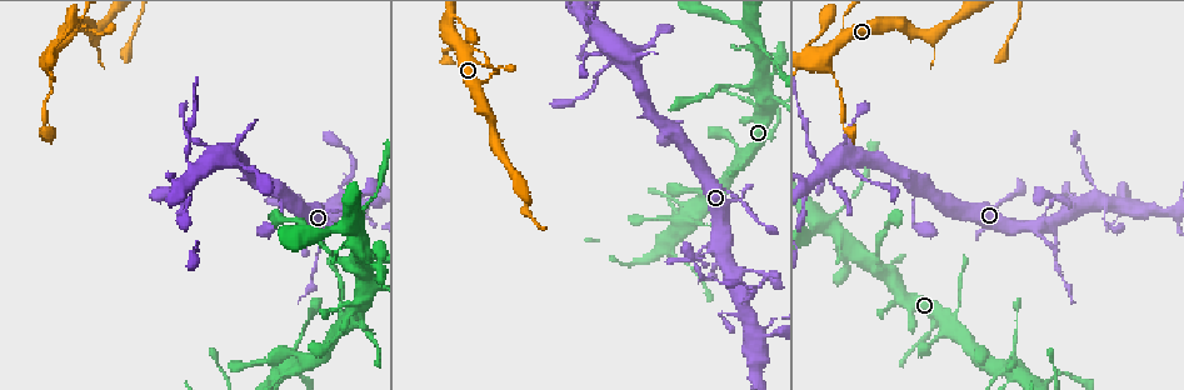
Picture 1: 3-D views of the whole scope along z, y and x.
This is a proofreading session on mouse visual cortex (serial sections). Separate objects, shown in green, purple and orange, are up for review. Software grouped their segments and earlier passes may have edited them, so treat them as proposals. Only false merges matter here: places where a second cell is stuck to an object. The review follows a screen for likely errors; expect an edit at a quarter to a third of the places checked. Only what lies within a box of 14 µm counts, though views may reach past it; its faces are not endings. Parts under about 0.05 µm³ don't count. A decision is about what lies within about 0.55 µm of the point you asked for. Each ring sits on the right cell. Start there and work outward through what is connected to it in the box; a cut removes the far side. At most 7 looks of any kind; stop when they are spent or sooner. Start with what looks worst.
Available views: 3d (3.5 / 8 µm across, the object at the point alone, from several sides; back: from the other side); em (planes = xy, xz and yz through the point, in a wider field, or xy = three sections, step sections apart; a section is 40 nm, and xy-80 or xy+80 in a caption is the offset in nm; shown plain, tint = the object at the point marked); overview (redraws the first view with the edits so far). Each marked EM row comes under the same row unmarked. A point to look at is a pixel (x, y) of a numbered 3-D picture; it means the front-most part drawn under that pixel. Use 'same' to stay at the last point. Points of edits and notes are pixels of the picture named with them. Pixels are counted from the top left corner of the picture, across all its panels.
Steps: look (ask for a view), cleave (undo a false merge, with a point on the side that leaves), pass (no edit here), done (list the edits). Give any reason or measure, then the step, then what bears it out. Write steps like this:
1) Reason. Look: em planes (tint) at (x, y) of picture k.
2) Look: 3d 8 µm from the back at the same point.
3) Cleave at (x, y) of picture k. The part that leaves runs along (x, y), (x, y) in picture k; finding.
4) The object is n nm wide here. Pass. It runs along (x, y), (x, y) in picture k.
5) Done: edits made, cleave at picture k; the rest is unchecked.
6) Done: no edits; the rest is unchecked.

Calibre changes. Look: 3d 3.5 µm from the back at (835, 212) of picture 1.

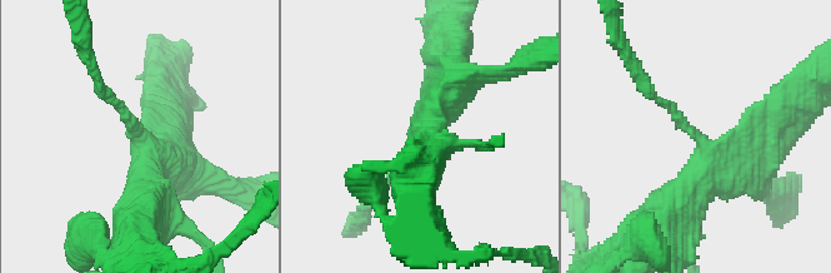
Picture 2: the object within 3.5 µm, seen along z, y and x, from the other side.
3 arms meet here; the arms are 100, 500, 500 nm wide; shape alone is not enough. Look: em planes (tint) at (696, 139) of picture 2.

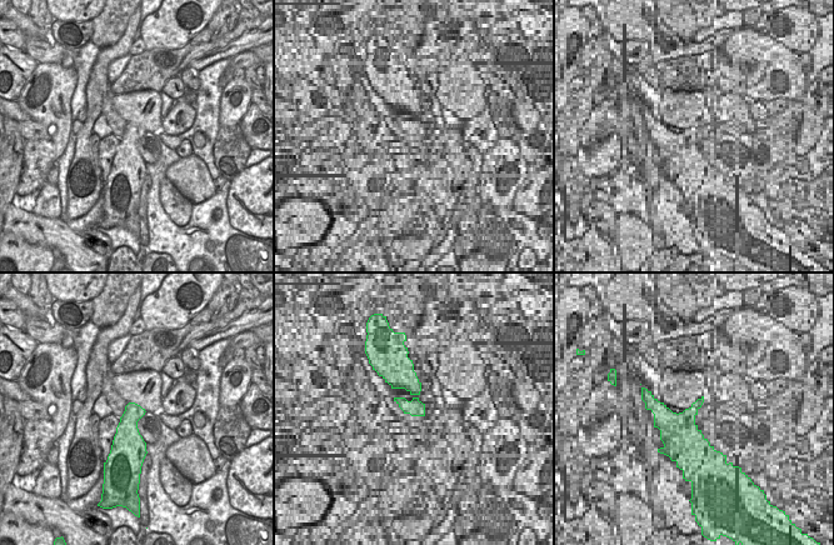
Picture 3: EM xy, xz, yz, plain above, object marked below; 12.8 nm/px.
Pass. It runs along (145, 208), (141, 135), (99, 85) in picture 2; continuous, no second cell.

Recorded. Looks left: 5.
Thin neck. Look: 3d 3.5 µm at (49, 78) of picture 1.

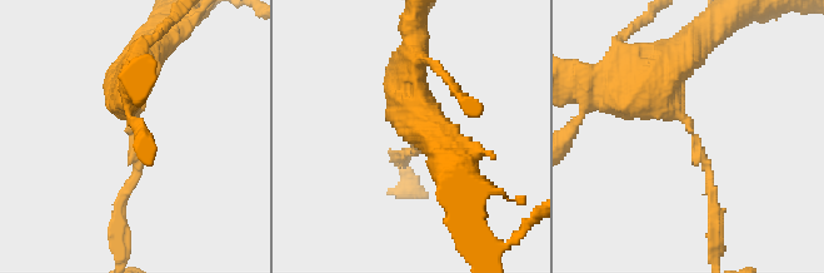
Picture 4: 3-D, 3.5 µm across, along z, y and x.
Look: em xy step 1 (tint) at (693, 136) of picture 4.

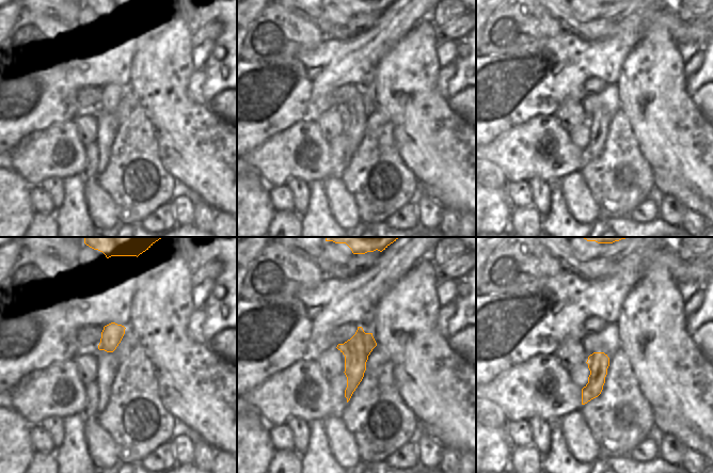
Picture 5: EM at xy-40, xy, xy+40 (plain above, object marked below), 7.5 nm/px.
Pass. It runs along (670, 63), (662, 89), (697, 139), (715, 209) in picture 4; all the same cell.

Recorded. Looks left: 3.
Look: 3d 3.5 µm at (722, 246) of picture 1.

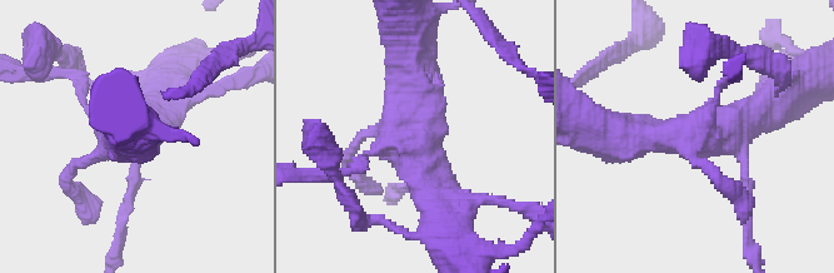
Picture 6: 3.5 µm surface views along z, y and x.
Look: em planes (tint) at (688, 137) of picture 6.

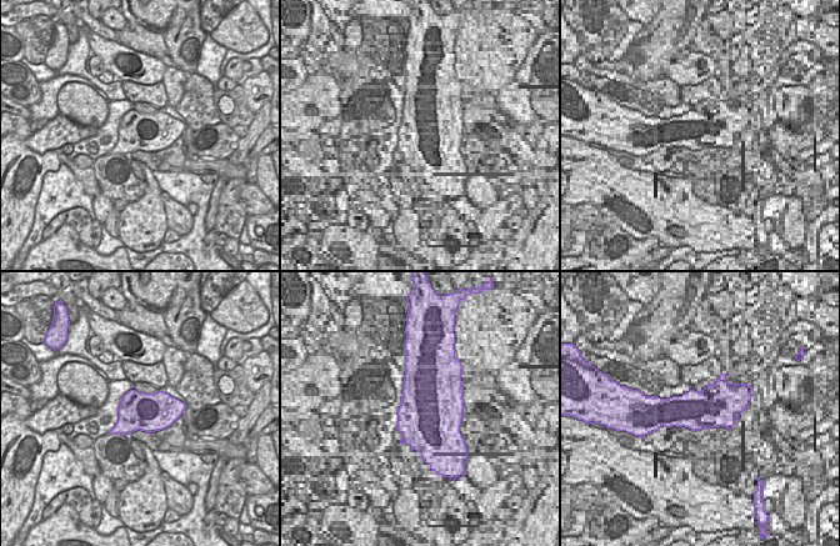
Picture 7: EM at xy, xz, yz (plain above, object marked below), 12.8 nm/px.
The object is 500 nm wide here. Pass. It runs along (409, 40), (409, 127), (435, 197) in picture 6; one cell here.

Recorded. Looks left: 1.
Done: no edits; the rest is unchecked.

